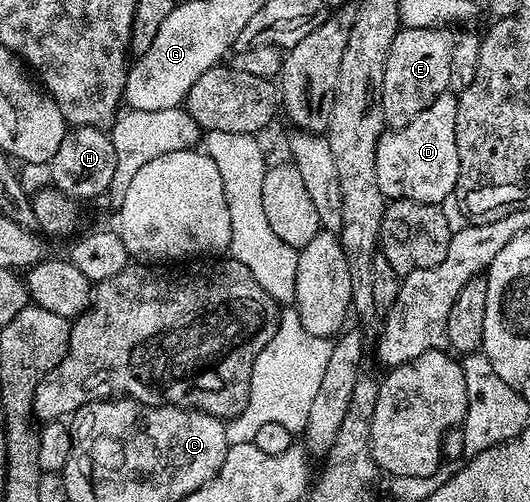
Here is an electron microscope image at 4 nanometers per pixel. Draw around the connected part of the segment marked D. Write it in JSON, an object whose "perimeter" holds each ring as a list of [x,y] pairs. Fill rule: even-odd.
{"perimeter":[[[445,94],[434,98],[432,105],[418,118],[414,118],[406,126],[385,131],[376,147],[376,169],[378,170],[378,186],[382,194],[389,200],[417,200],[423,204],[440,204],[449,199],[457,191],[456,183],[460,177],[458,162],[458,142],[454,134],[454,122],[458,114],[457,97]]]}

